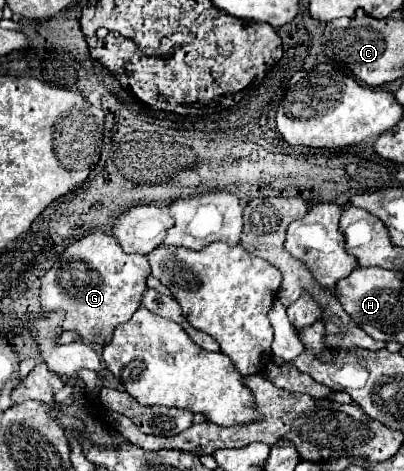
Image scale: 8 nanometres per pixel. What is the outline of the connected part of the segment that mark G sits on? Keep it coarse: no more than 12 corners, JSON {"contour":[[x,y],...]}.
{"contour":[[94,231],[42,277],[42,311],[108,345],[150,265]]}

